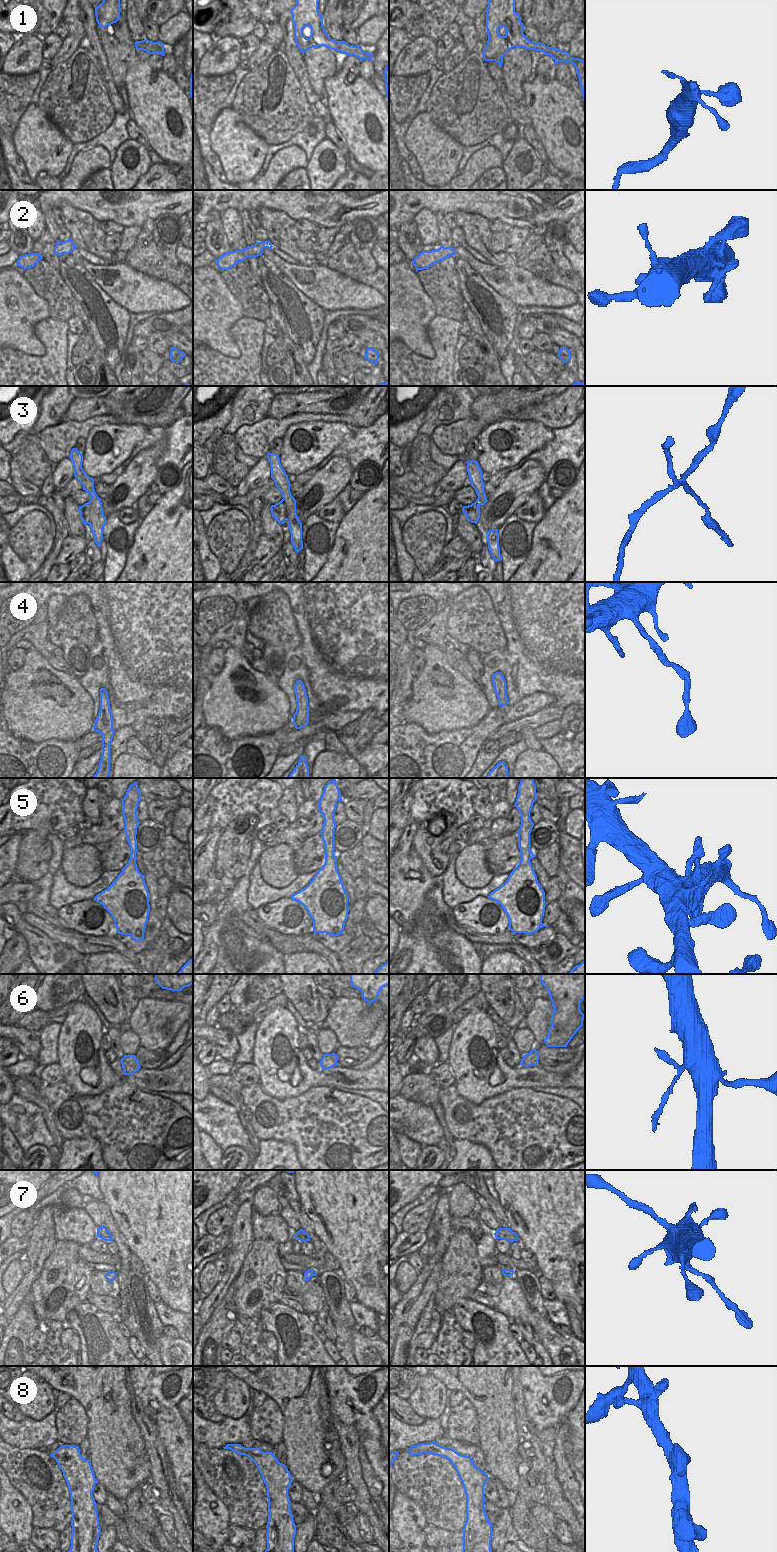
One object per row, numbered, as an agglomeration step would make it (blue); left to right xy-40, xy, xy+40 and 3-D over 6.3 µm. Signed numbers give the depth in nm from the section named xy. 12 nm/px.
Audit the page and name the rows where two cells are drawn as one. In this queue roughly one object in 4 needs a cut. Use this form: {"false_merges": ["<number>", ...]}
{"false_merges": ["3", "6", "7"]}

